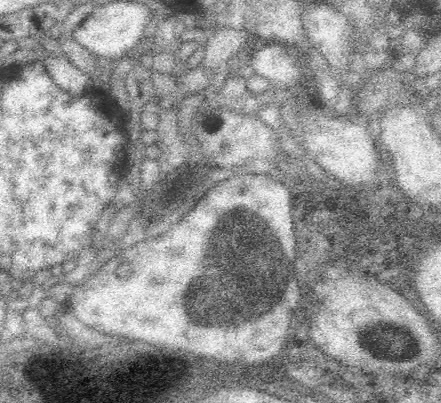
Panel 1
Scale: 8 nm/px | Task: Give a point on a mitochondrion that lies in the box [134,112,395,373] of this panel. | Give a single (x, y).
(235, 241)

